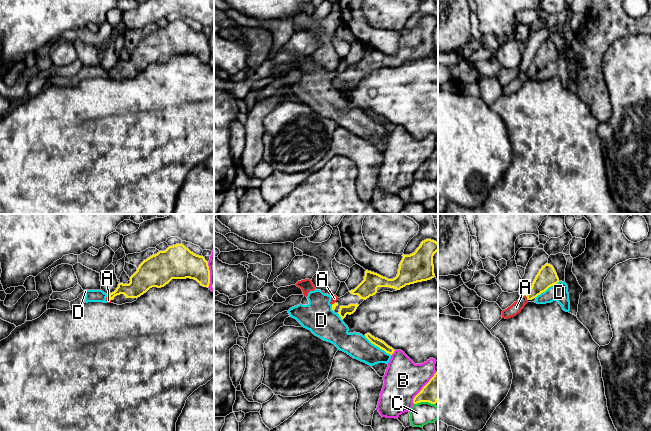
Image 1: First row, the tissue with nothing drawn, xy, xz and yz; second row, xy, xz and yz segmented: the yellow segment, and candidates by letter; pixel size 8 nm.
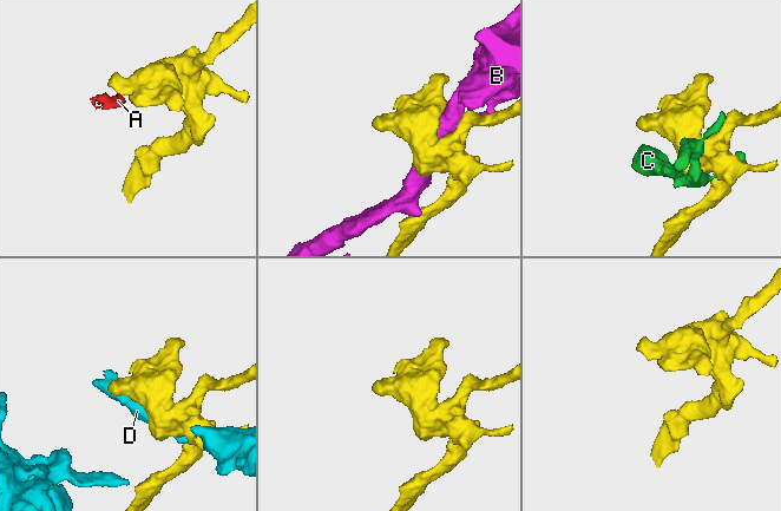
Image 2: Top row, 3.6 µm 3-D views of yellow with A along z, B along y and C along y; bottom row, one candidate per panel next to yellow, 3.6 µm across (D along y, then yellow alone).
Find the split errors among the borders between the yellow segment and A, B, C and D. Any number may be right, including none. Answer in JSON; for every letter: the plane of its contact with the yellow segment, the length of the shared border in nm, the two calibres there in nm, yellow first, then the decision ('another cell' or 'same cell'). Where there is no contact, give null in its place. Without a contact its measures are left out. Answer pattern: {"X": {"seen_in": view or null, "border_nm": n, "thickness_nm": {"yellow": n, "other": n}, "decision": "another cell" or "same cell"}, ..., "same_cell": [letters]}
{"A": {"seen_in": "yz", "border_nm": 40, "thickness_nm": {"yellow": 160, "other": 90}, "decision": "another cell"}, "B": {"seen_in": "xz", "border_nm": 320, "thickness_nm": {"yellow": 180, "other": 320}, "decision": "another cell"}, "C": {"seen_in": "xz", "border_nm": 180, "thickness_nm": {"yellow": 180, "other": 180}, "decision": "another cell"}, "D": {"seen_in": "xz", "border_nm": 280, "thickness_nm": {"yellow": 70, "other": 200}, "decision": "another cell"}, "same_cell": []}

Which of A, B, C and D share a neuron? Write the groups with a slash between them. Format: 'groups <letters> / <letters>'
groups A D / B / C

